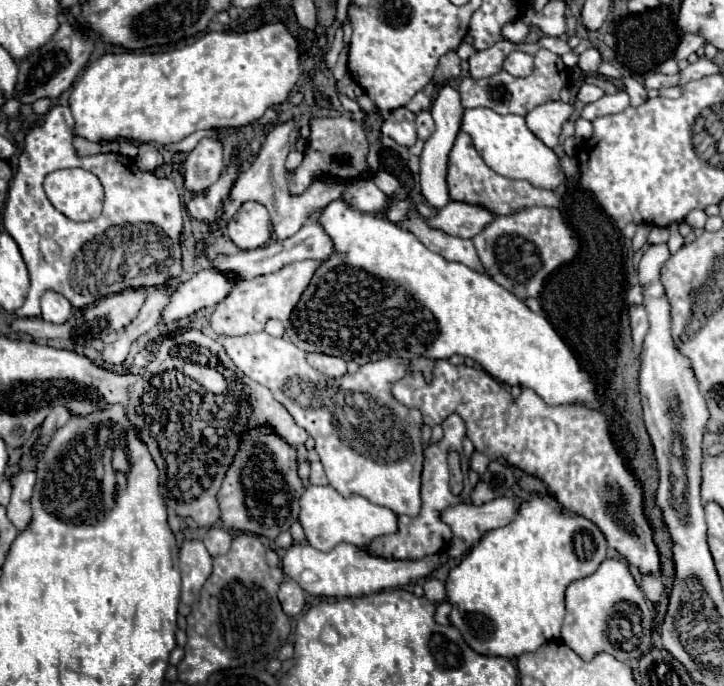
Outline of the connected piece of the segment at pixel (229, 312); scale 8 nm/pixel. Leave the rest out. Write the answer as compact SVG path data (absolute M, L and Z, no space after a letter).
M318 260L292 262L290 266L284 266L282 270L274 272L274 274L238 282L234 286L234 290L220 304L216 304L214 312L210 314L210 318L208 318L210 330L220 338L222 336L244 336L244 334L262 332L270 318L288 322L296 302L300 300L300 294L306 290L316 266L318 266Z

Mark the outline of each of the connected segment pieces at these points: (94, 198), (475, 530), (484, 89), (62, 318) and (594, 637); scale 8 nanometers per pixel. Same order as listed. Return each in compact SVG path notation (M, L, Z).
M82 168L50 172L44 180L48 200L76 222L94 220L102 212L104 190L100 180Z
M502 496L482 506L456 504L444 510L442 520L454 532L454 538L448 548L448 558L452 560L466 554L482 538L484 532L510 524L518 516L518 506L522 502L522 496Z
M538 50L538 54L534 56L534 70L530 76L526 78L514 78L508 72L498 72L494 76L488 78L464 78L460 84L460 98L462 98L462 106L464 108L490 108L498 114L520 114L526 116L530 110L534 110L540 104L558 100L560 90L566 86L568 82L568 70L562 62L560 56L548 52L548 50Z
M48 290L46 294L42 294L40 306L42 306L42 318L48 320L48 322L54 322L54 324L66 322L70 318L70 314L72 314L70 302L62 294L58 294L54 290Z
M606 558L600 568L566 588L566 618L562 626L562 642L570 646L582 660L592 660L600 652L614 654L622 662L640 658L650 648L652 612L632 578L628 564Z

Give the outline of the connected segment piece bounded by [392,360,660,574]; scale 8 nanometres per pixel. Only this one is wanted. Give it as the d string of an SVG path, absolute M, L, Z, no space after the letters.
M448 360L436 362L428 382L420 372L398 380L392 386L392 394L404 406L418 408L428 426L442 422L448 414L458 414L478 452L492 460L504 456L510 464L540 478L560 504L594 522L606 536L608 546L618 550L632 566L640 572L660 572L652 530L642 514L640 482L612 446L608 424L598 410L580 402L550 406L530 388L522 388L520 396L514 400L512 394L482 368L468 368L464 364L452 366Z

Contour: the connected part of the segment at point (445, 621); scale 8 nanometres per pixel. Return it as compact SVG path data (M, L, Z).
M443 601L437 605L435 611L435 621L441 625L449 625L449 614L450 614L451 606L448 601Z

